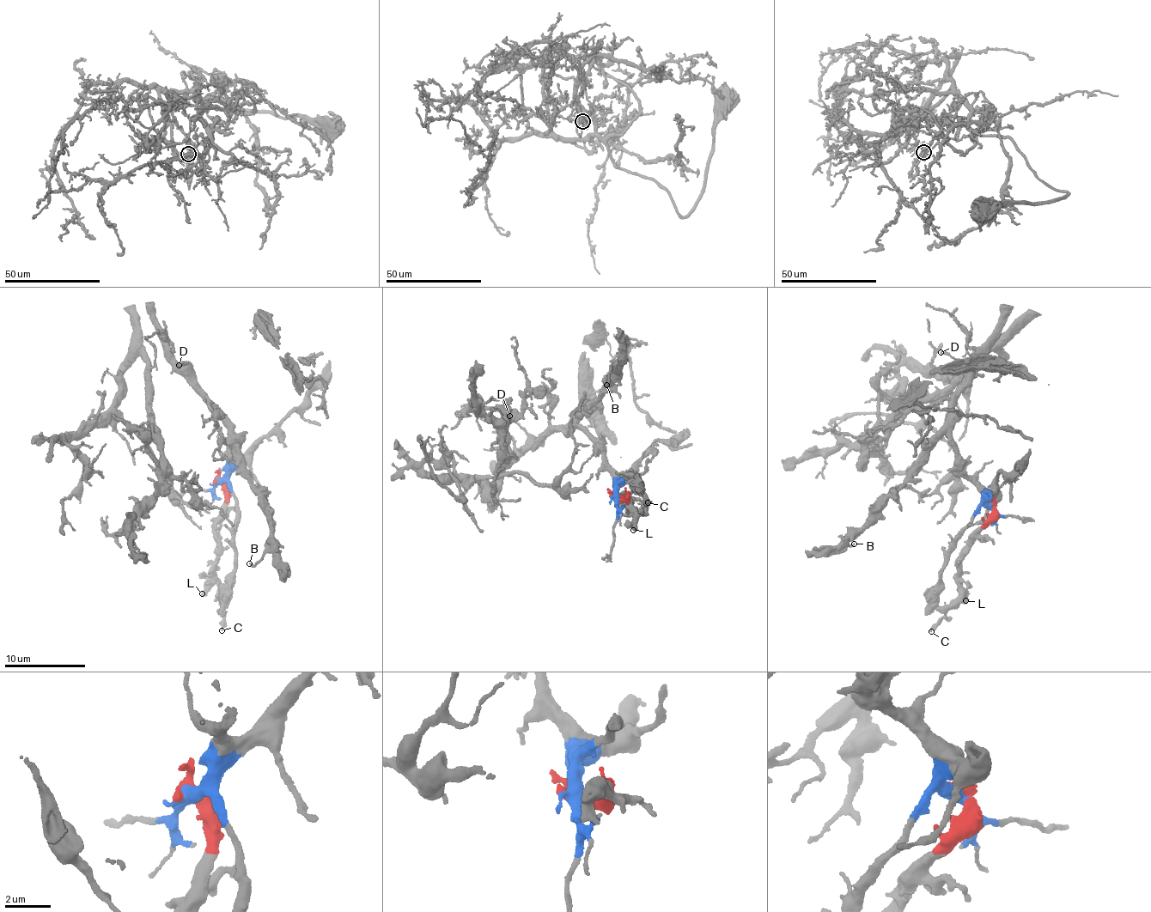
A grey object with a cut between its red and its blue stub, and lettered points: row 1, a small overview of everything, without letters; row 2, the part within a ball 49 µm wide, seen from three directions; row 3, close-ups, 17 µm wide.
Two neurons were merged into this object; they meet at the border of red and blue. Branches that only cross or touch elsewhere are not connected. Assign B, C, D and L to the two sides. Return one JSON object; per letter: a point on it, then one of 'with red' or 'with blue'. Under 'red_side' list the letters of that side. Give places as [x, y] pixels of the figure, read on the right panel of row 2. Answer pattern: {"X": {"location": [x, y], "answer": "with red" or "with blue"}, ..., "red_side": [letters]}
{"B": {"location": [854, 544], "answer": "with blue"}, "C": {"location": [931, 631], "answer": "with red"}, "D": {"location": [940, 352], "answer": "with blue"}, "L": {"location": [965, 600], "answer": "with red"}, "red_side": ["C", "L"]}

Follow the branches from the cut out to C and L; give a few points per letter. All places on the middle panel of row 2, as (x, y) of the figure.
C: (617, 495), (625, 501), (625, 498), (637, 514), (650, 504), (648, 502)
L: (617, 495), (625, 501), (625, 498), (637, 514), (633, 531)

